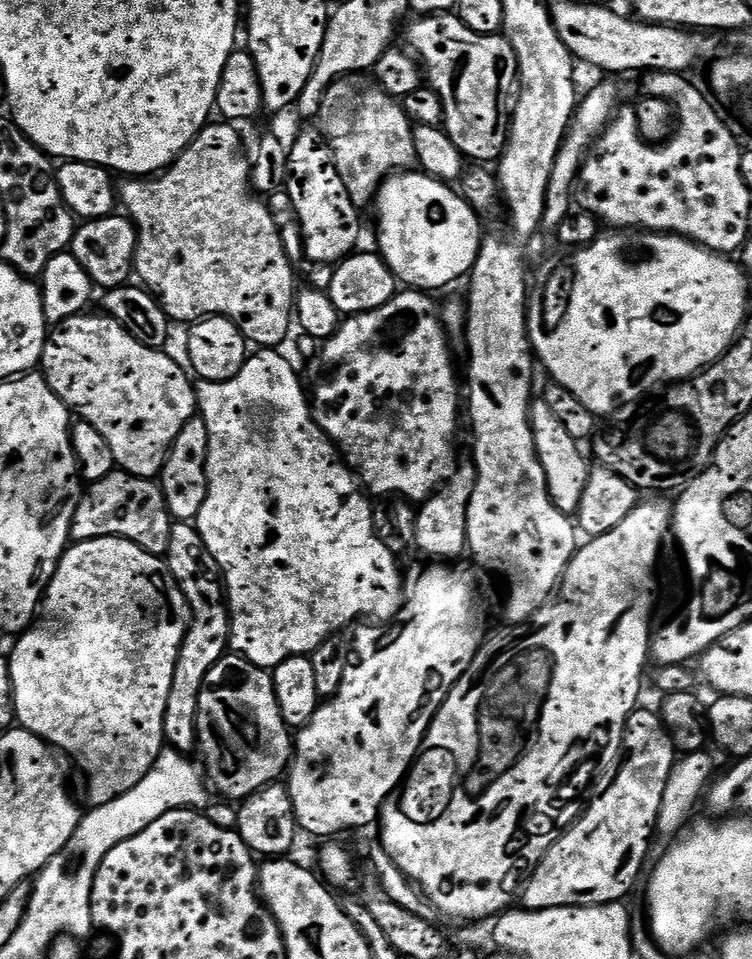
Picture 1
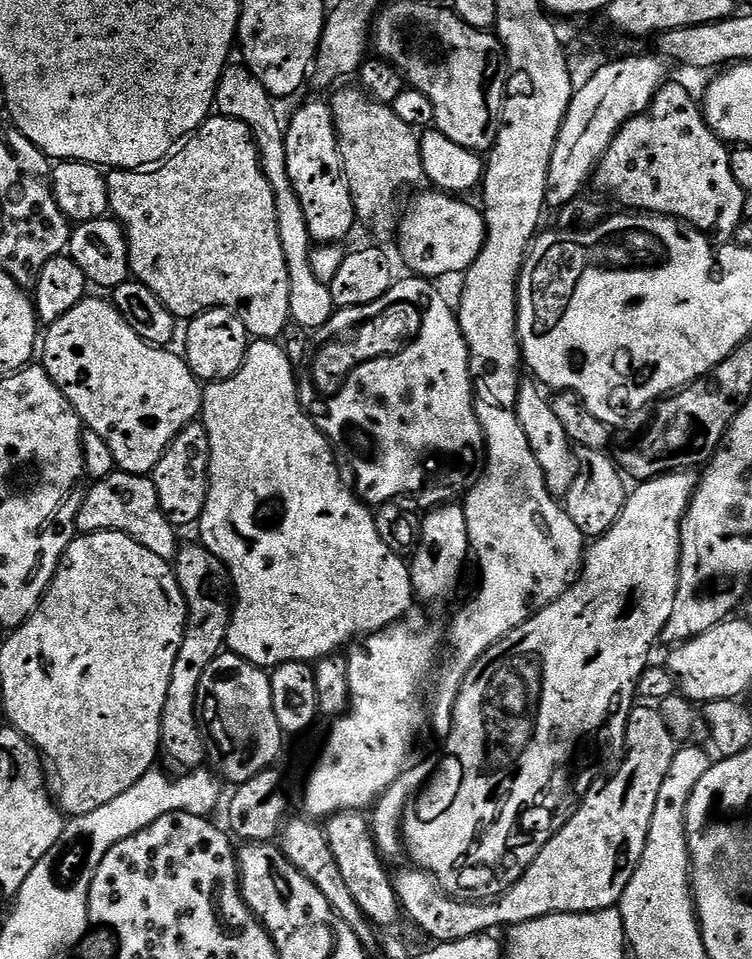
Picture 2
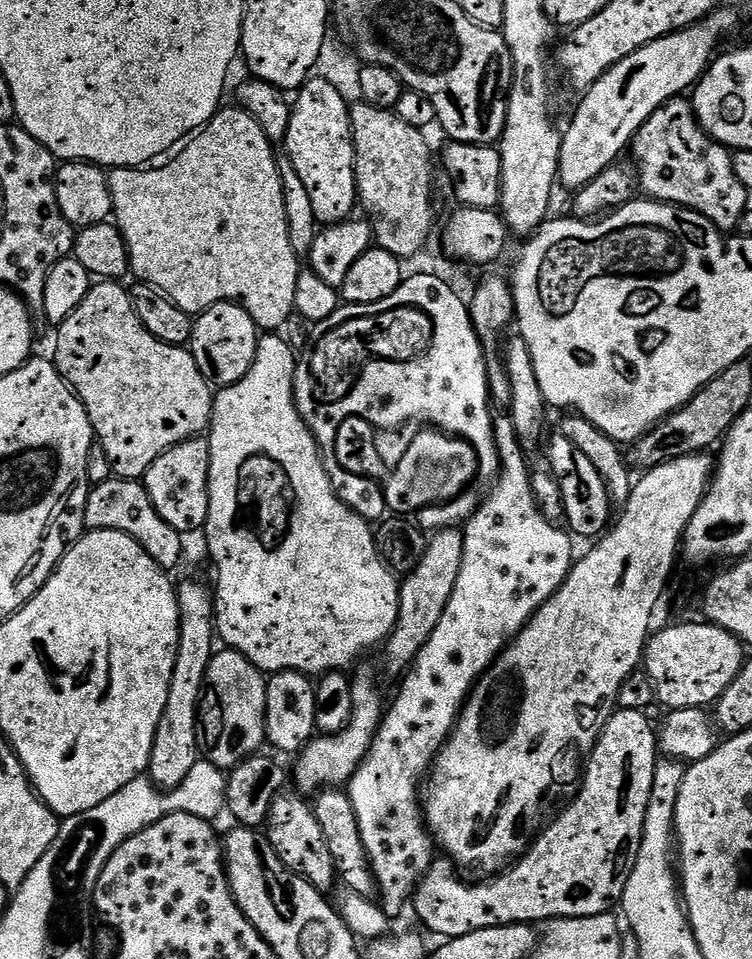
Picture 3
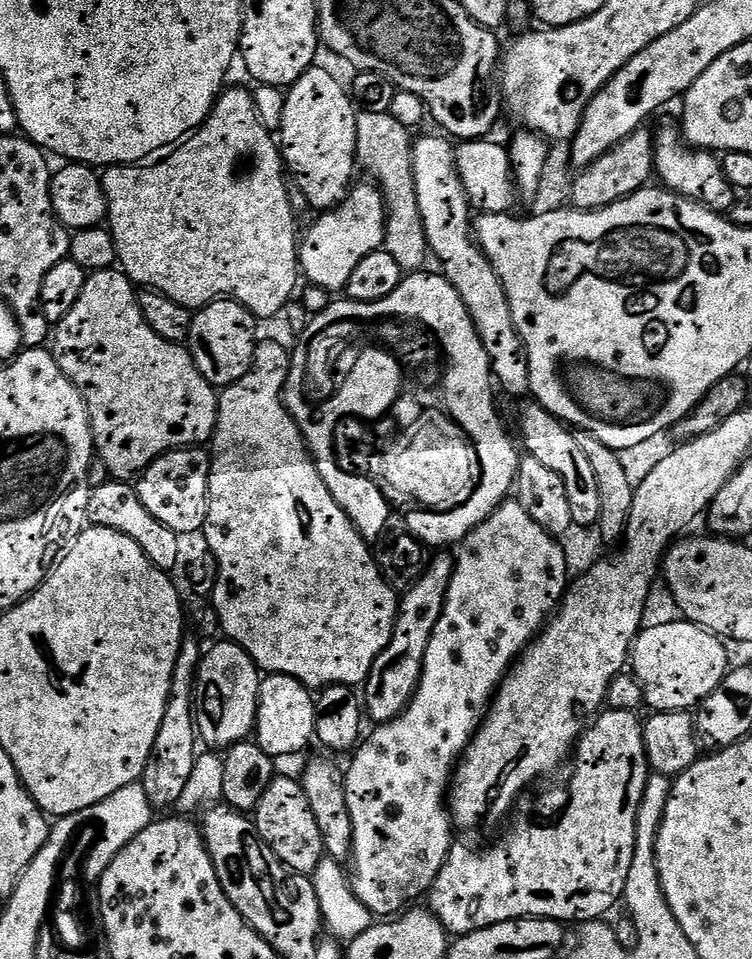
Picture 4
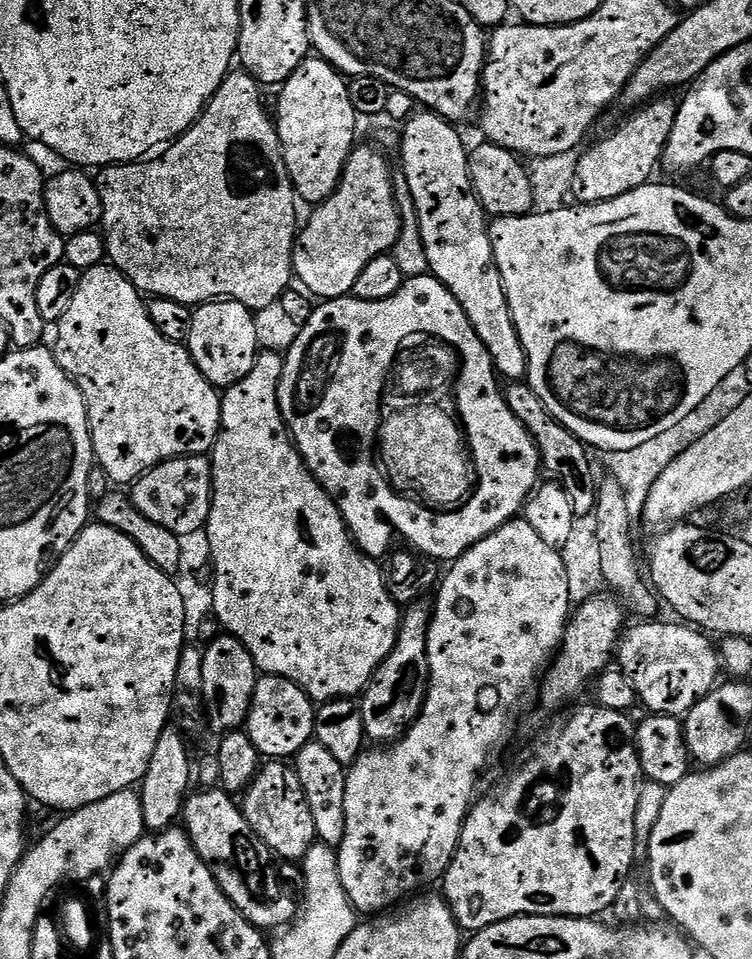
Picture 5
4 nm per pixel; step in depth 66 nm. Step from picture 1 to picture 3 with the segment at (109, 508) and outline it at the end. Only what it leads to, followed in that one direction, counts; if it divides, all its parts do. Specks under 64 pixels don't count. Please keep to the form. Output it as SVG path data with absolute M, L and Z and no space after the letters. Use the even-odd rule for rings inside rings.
M109 478L106 482L95 485L88 494L84 511L84 527L88 530L114 530L126 534L137 540L142 546L142 550L146 550L146 554L150 554L150 558L154 558L154 562L158 562L160 568L173 570L172 568L181 567L181 532L174 530L174 526L170 526L170 522L166 522L162 518L162 514L158 514L158 510L154 510L154 502L150 502L150 494L140 480Z

